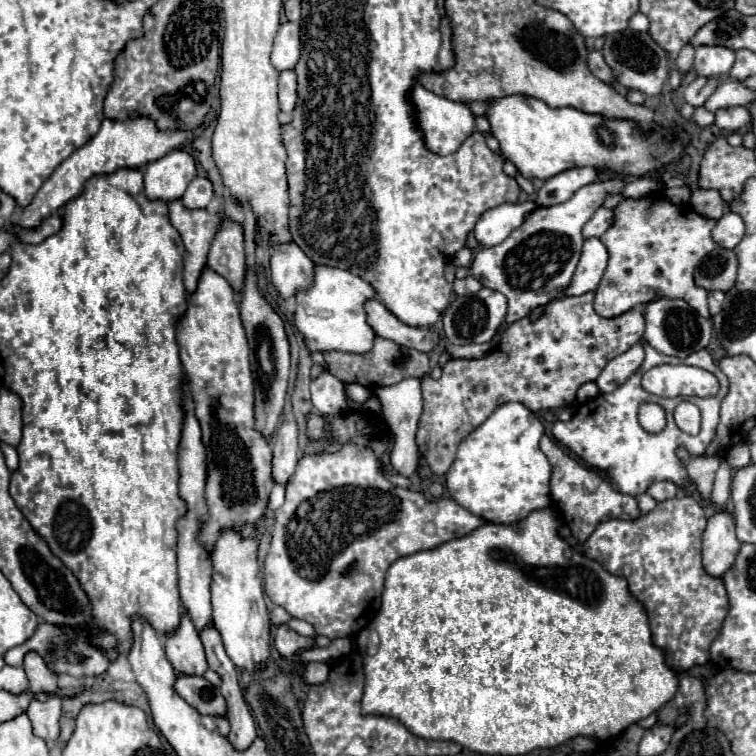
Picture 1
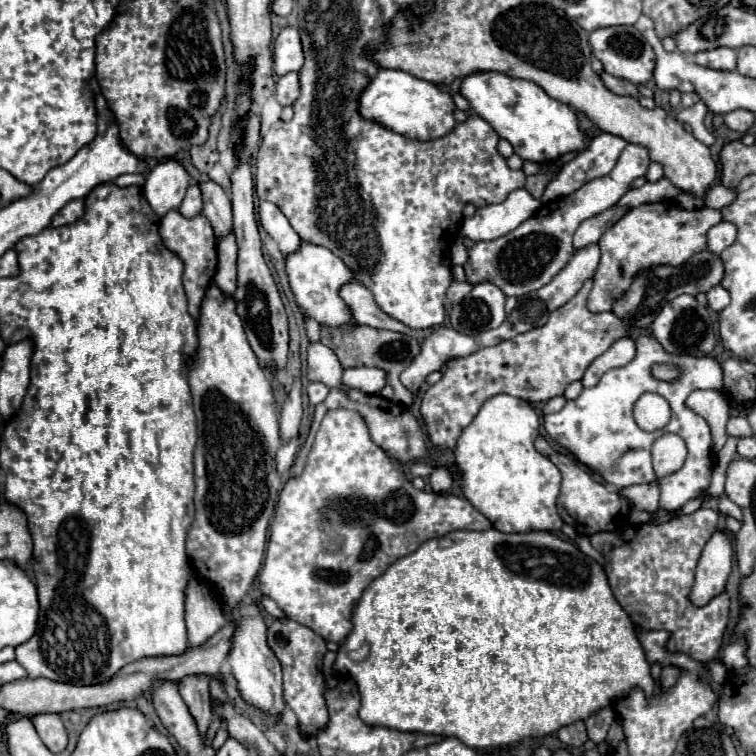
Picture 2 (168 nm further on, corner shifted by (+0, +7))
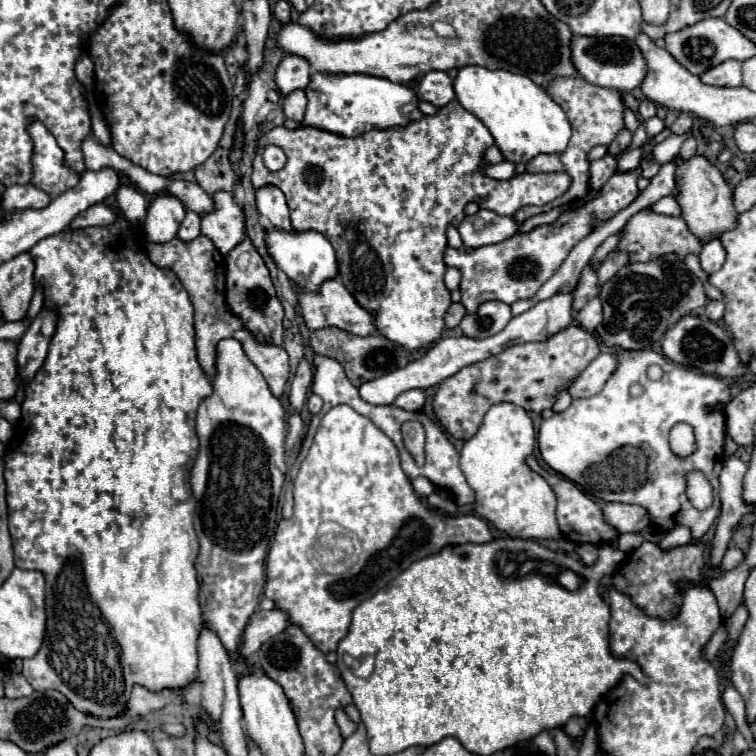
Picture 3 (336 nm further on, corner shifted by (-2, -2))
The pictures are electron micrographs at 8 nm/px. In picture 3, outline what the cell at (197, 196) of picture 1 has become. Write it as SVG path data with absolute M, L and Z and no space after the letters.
M186 211L186 217L178 229L178 237L184 241L192 241L200 235L200 215L194 211Z

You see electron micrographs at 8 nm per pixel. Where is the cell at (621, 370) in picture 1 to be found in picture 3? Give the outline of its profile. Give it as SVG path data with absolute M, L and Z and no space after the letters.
M600 353L586 371L580 373L580 377L572 383L568 389L572 397L592 397L602 391L604 383L612 377L612 373L618 367L618 357L614 353Z

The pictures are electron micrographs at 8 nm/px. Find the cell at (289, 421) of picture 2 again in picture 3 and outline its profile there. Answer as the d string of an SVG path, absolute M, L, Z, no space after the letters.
M302 361L298 365L298 371L296 371L296 377L290 385L290 395L288 395L288 401L290 401L290 413L300 413L304 403L306 403L306 397L308 397L308 389L310 389L310 383L312 383L312 369L306 361Z

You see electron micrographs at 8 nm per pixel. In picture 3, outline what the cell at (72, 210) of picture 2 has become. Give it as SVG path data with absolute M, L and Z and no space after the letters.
M96 203L92 207L88 207L86 211L78 213L72 223L70 223L70 229L84 229L84 227L92 227L92 225L110 225L116 221L116 215L114 211L106 205L106 203Z

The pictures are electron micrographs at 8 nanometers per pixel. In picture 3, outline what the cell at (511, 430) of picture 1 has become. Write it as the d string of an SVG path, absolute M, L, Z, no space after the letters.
M498 403L484 415L478 433L464 443L460 451L460 469L476 493L476 513L492 523L496 531L520 539L558 539L556 493L548 481L526 463L534 445L536 431L528 413L514 403Z

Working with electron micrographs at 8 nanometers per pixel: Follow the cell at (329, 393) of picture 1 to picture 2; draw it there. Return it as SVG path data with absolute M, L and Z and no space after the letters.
M310 382L308 384L308 398L310 398L312 406L320 404L326 398L326 394L328 394L328 388L324 384L320 384L320 382Z

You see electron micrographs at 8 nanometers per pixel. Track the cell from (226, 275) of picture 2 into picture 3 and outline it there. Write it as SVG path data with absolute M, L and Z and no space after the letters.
M214 193L214 211L202 215L202 233L212 239L216 249L228 257L230 251L244 239L244 215L232 193Z

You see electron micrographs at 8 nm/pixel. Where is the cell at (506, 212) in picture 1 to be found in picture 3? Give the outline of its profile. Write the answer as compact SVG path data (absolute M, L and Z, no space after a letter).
M480 209L476 215L462 221L458 231L464 245L476 249L514 237L520 231L520 223L514 217L500 217L494 211Z

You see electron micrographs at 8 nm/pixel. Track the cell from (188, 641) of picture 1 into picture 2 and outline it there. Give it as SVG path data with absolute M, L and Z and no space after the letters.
M186 676L180 686L180 696L186 702L200 736L206 734L212 718L212 704L208 696L208 678L206 676Z

